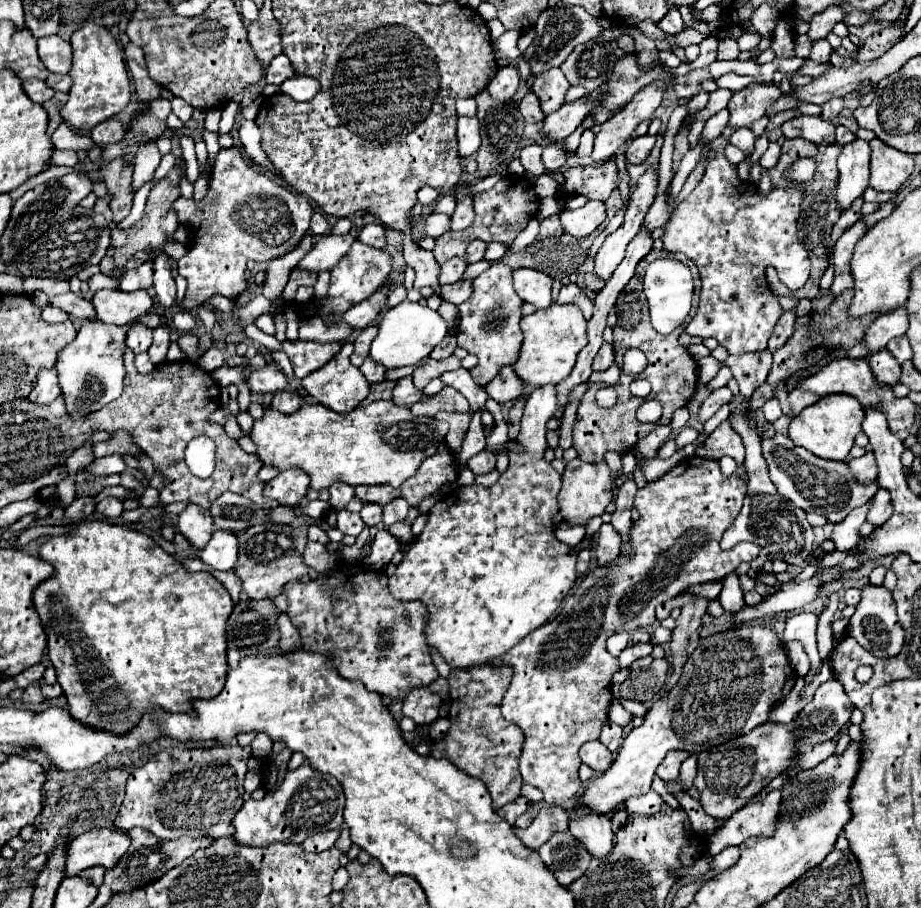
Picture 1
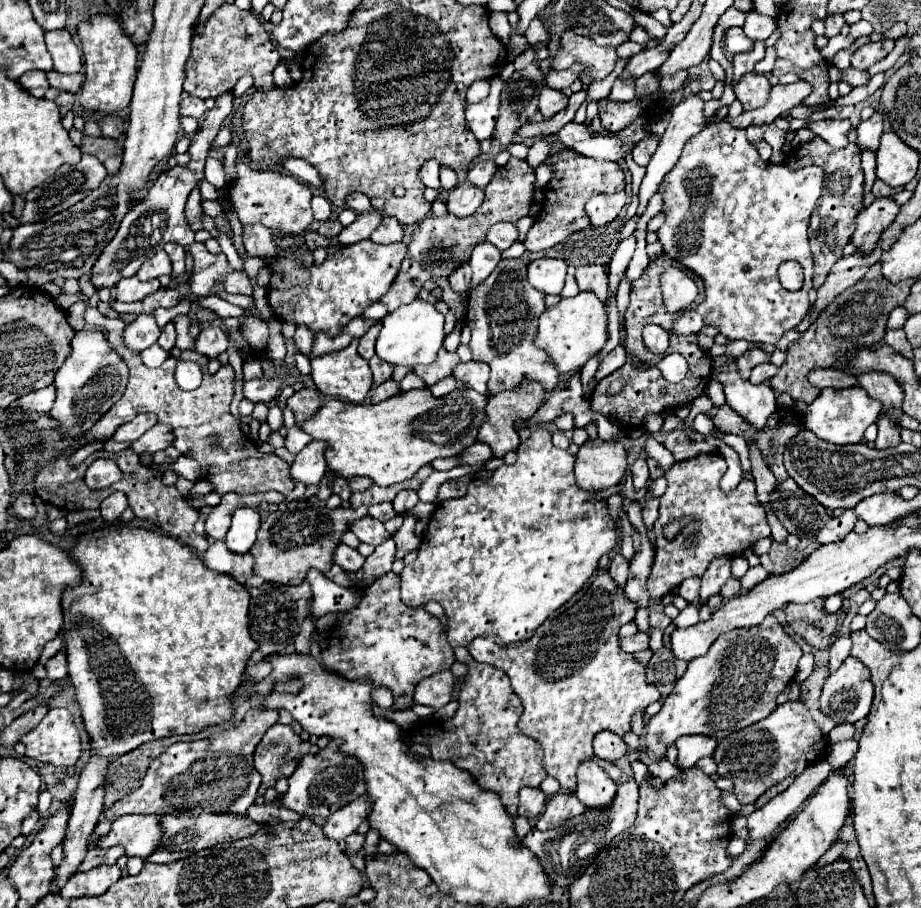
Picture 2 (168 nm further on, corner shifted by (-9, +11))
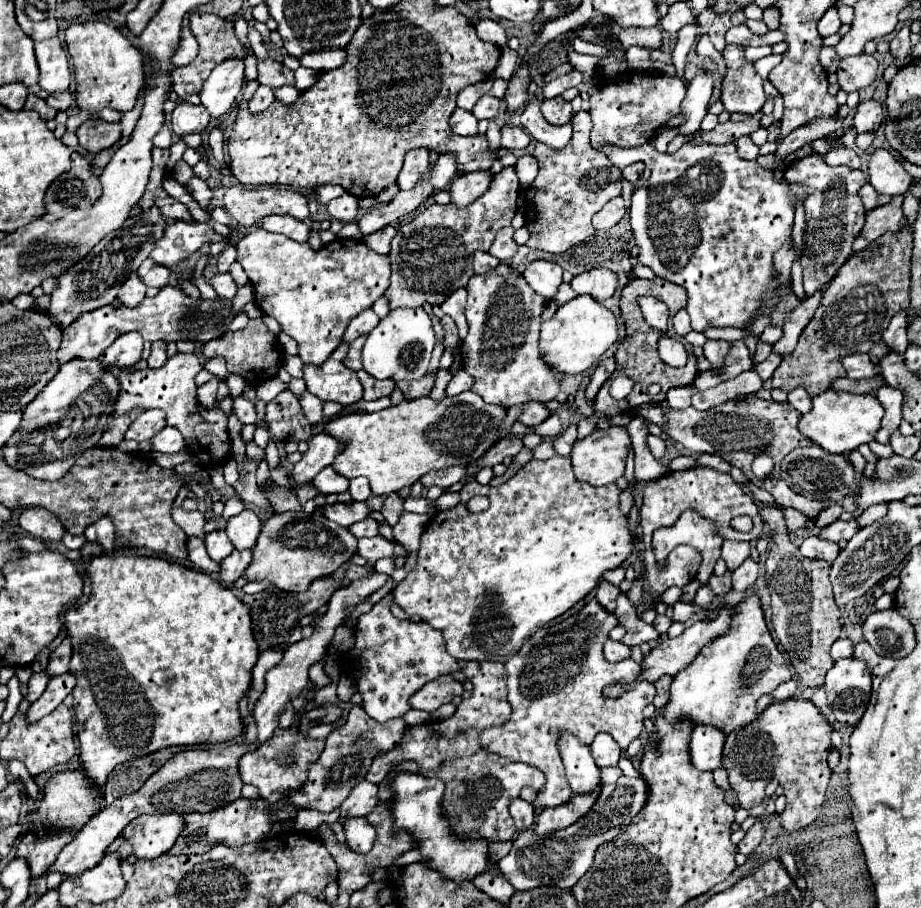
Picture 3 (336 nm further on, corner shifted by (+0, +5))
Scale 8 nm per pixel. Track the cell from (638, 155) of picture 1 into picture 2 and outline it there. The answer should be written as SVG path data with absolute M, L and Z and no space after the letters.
M648 134L646 138L642 138L642 140L638 142L638 146L634 148L634 152L632 152L634 162L636 162L638 166L646 166L646 164L650 162L652 154L654 154L656 148L658 148L658 142L660 142L660 138L658 138L656 134Z

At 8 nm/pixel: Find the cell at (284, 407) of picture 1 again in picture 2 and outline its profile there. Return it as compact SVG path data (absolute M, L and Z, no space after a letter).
M312 388L298 390L286 400L286 406L294 412L296 424L300 424L302 420L308 420L310 416L314 416L314 412L318 412L318 408L320 408L318 390L312 390Z

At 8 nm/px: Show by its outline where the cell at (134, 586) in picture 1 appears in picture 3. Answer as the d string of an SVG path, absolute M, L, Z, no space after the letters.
M125 552L115 554L101 554L93 556L87 566L87 576L91 578L91 594L89 600L81 606L71 606L63 614L63 622L67 628L67 638L73 644L73 656L69 664L69 672L77 676L77 686L73 688L73 708L75 718L79 724L79 742L81 742L81 768L83 774L91 780L93 786L99 790L105 786L107 774L121 762L133 760L137 756L151 754L155 750L167 748L167 746L193 746L193 744L215 744L215 742L227 742L241 734L243 724L239 722L239 700L245 696L247 688L251 686L251 668L257 662L259 650L253 642L253 632L249 626L249 606L243 604L231 588L221 586L219 582L211 580L209 574L193 568L185 568L181 564L167 562L165 558L157 556L133 556Z

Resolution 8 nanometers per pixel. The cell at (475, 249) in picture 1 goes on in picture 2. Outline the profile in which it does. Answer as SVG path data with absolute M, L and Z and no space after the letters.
M498 222L488 230L486 240L494 244L498 250L506 250L518 240L518 228L516 224L510 224L510 222Z

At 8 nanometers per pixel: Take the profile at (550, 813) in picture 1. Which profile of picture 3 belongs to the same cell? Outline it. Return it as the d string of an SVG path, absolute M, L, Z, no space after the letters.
M577 794L577 796L571 796L571 800L561 806L541 810L541 814L537 816L537 822L535 822L535 832L551 834L555 830L571 826L575 820L579 820L581 816L585 816L589 812L595 798L597 798L597 794L585 794L585 796Z

